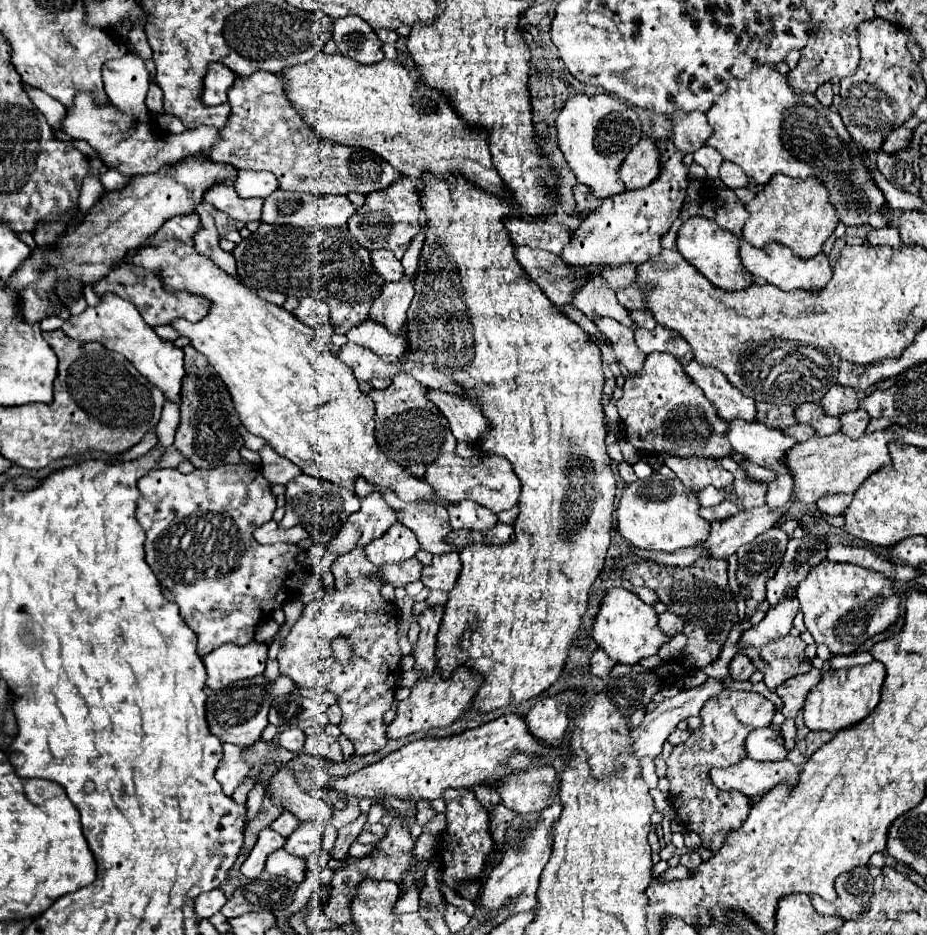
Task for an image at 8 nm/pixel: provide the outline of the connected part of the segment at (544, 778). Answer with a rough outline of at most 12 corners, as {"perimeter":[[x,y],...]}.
{"perimeter":[[551,765],[507,775],[499,789],[515,813],[553,805],[557,771]]}

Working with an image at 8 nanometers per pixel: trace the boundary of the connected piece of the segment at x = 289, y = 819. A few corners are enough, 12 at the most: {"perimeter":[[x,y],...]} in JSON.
{"perimeter":[[283,811],[271,829],[289,837],[297,827],[299,819],[291,811]]}

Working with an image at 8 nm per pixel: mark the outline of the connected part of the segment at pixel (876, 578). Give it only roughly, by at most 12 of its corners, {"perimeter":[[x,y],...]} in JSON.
{"perimeter":[[823,561],[797,587],[807,631],[855,653],[901,613],[893,581]]}

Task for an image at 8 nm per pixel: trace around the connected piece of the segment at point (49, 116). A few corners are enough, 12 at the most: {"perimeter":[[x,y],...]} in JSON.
{"perimeter":[[23,85],[53,129],[61,131],[67,109],[39,89]]}

